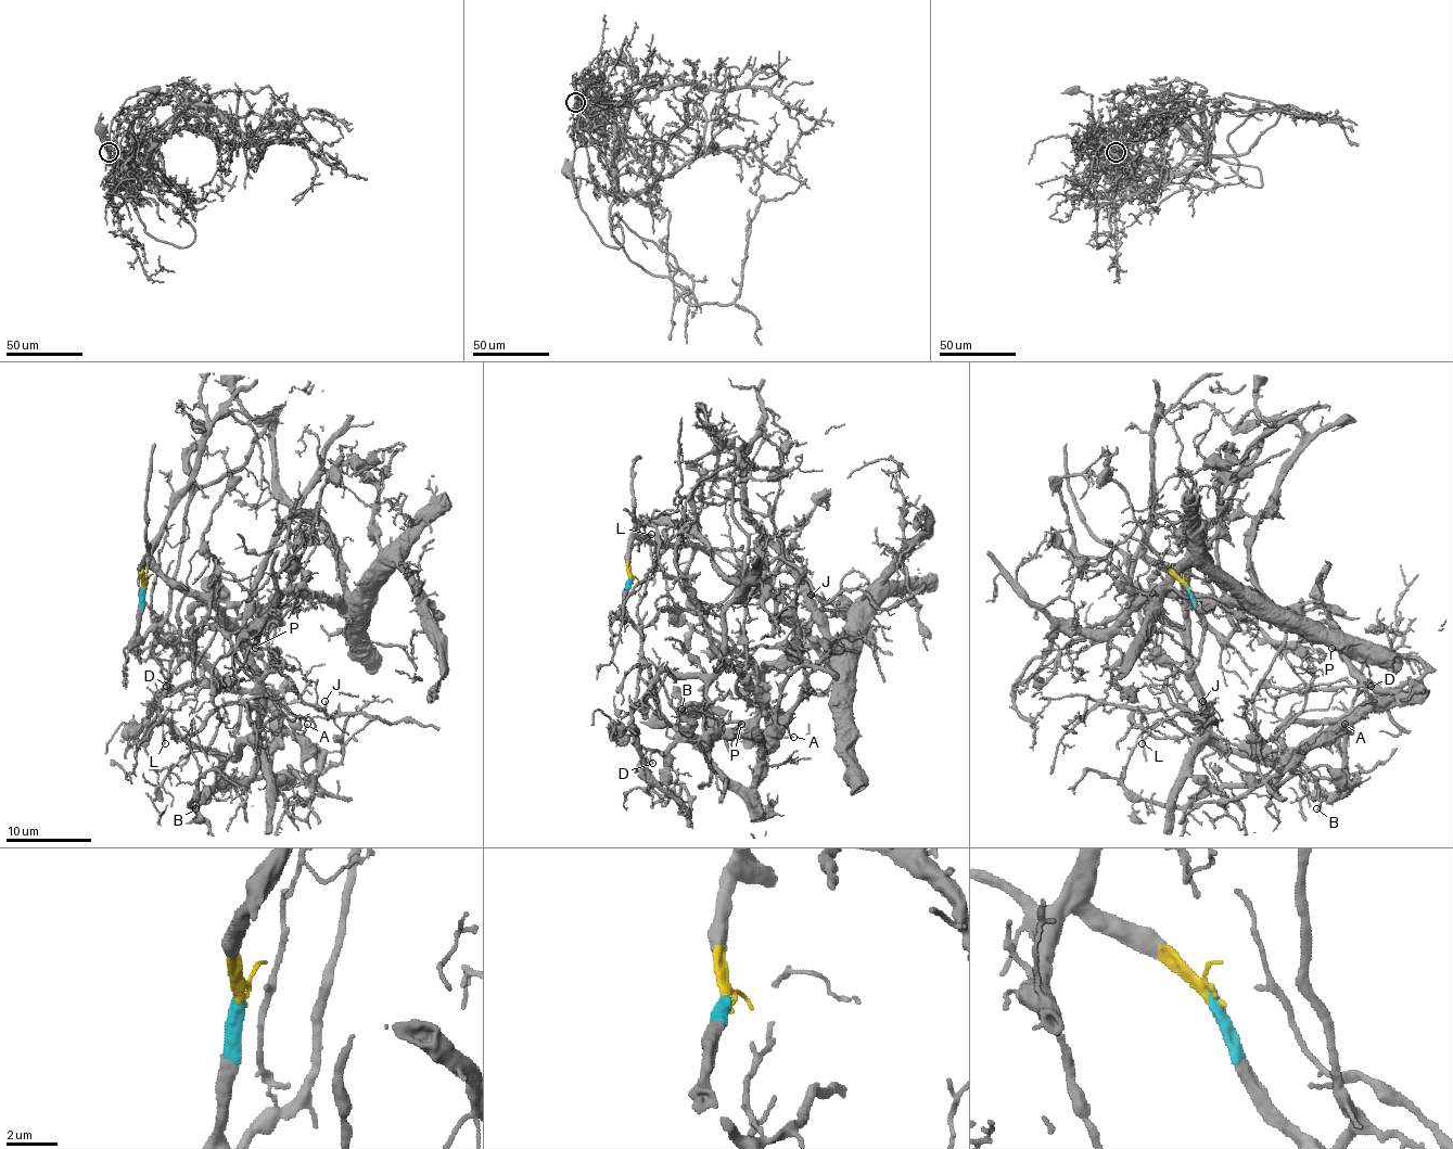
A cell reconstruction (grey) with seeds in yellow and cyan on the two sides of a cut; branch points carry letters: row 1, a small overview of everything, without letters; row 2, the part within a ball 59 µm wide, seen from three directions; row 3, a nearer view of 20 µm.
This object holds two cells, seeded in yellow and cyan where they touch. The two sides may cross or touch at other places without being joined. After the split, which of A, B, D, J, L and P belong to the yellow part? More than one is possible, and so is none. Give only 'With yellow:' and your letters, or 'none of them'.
With yellow: J, L

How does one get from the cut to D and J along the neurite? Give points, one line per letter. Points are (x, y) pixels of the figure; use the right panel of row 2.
D: (1186, 586), (1193, 608), (1224, 637), (1241, 630), (1275, 641), (1330, 639), (1361, 663), (1359, 684), (1372, 686)
J: (1186, 586), (1139, 559), (1131, 570), (1133, 590), (1180, 633), (1188, 665), (1165, 692), (1193, 714), (1203, 701)

